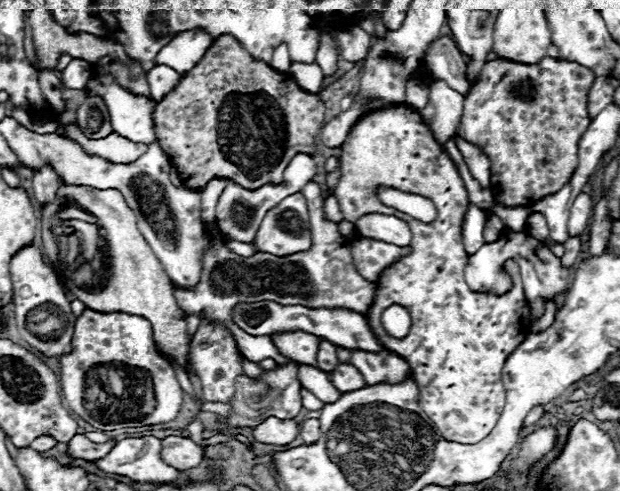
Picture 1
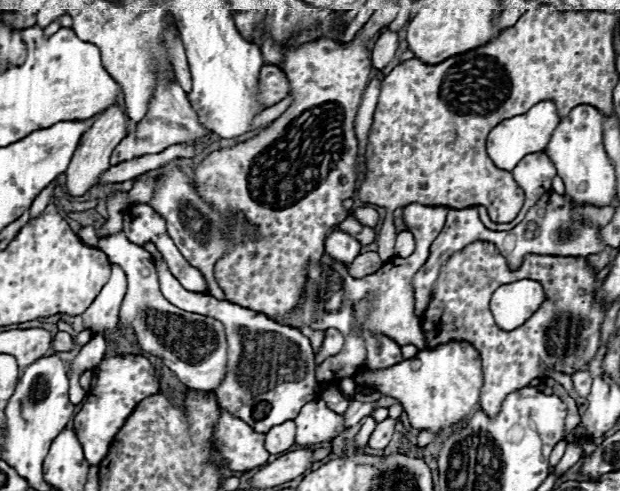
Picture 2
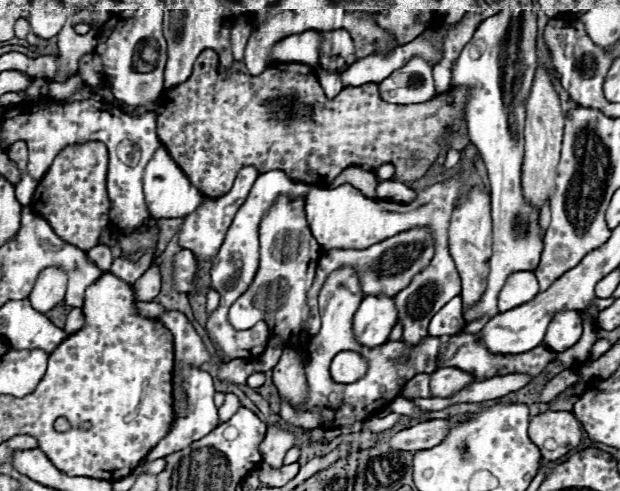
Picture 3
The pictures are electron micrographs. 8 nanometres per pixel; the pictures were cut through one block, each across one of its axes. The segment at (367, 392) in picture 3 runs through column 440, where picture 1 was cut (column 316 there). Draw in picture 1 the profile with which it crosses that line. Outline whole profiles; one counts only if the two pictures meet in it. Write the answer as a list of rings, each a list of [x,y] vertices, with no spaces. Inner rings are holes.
[[[282,332],[282,334],[270,334],[276,348],[286,356],[292,358],[298,364],[310,364],[316,366],[316,352],[318,344],[322,342],[318,336],[308,332]]]

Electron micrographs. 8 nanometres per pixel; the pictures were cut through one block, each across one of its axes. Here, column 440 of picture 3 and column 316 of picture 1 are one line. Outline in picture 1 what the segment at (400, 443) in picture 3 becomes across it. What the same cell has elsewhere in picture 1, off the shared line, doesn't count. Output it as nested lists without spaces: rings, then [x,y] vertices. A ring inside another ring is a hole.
[[[310,418],[310,420],[304,420],[300,424],[300,436],[304,438],[306,444],[314,444],[318,438],[320,438],[320,422],[316,418]]]

